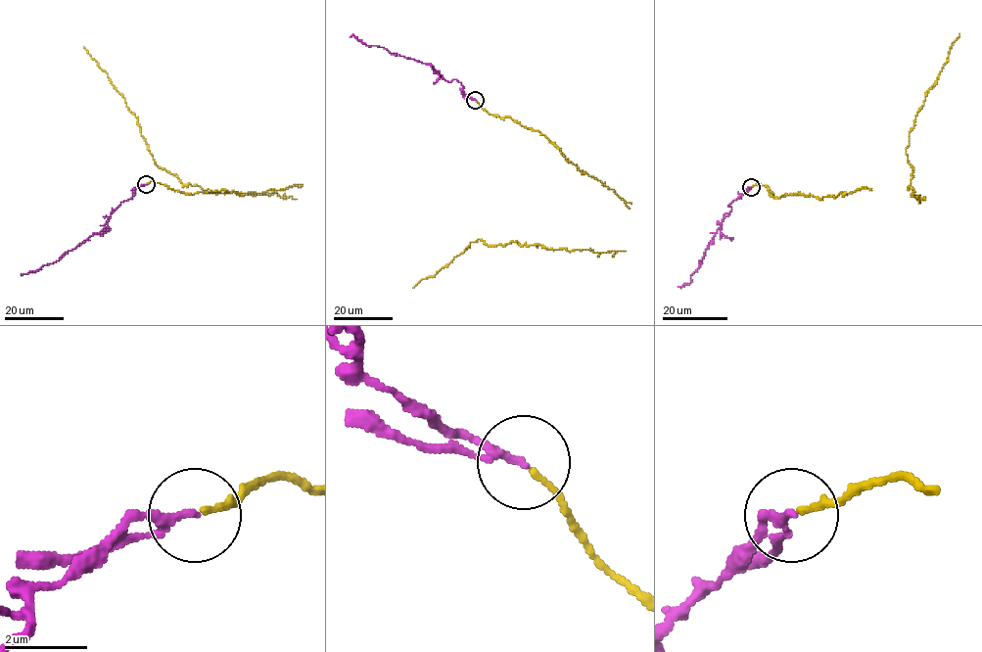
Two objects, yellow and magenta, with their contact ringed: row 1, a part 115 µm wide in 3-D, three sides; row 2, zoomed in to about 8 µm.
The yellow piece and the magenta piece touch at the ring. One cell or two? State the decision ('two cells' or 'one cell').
one cell

